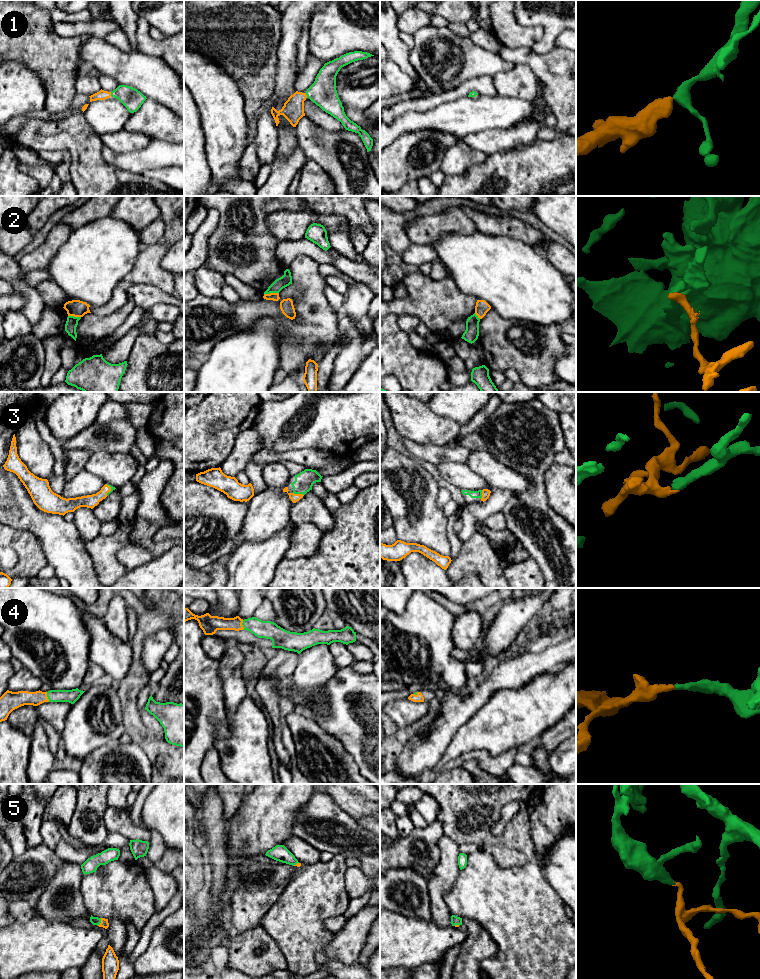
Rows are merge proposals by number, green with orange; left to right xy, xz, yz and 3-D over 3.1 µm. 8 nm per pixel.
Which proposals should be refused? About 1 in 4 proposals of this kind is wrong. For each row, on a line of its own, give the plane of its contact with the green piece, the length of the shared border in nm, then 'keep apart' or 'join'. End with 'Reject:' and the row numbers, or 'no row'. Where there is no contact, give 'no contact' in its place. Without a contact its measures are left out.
1: meets green in xy; contact 30 nm long; join
2: meets green in xz; contact 120 nm long; keep apart
3: meets green in xz; contact 90 nm long; join
4: meets green in xy; contact 80 nm long; join
5: meets green in xy; contact 70 nm long; join
Reject: 2

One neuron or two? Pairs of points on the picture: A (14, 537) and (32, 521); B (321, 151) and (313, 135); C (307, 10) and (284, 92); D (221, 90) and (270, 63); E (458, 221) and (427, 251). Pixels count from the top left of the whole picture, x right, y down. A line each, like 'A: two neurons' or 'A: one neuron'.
A: two neurons
B: one neuron
C: one neuron
D: two neurons
E: two neurons

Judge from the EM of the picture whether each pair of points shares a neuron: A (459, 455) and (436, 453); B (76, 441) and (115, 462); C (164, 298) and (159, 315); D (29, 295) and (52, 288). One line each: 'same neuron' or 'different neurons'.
A: same neuron
B: different neurons
C: different neurons
D: different neurons

